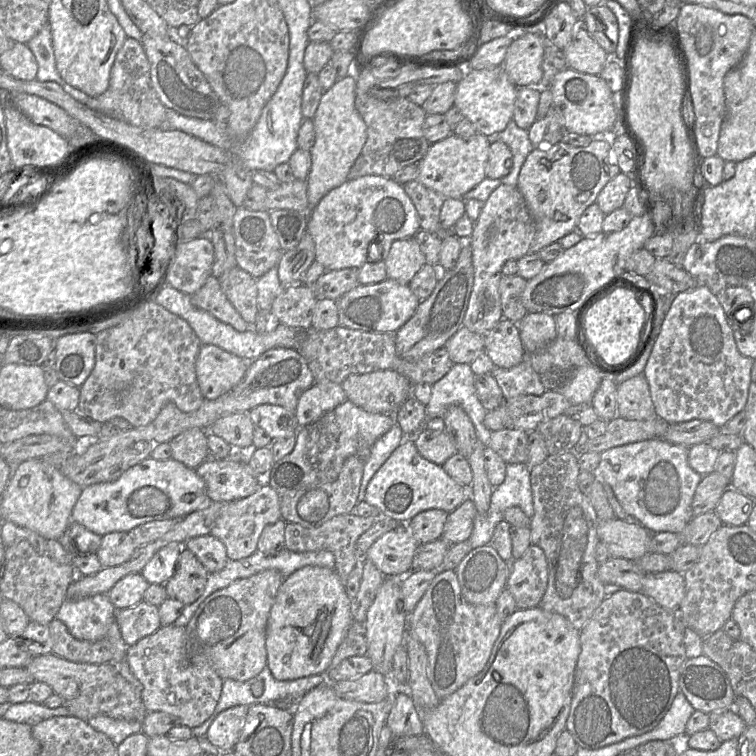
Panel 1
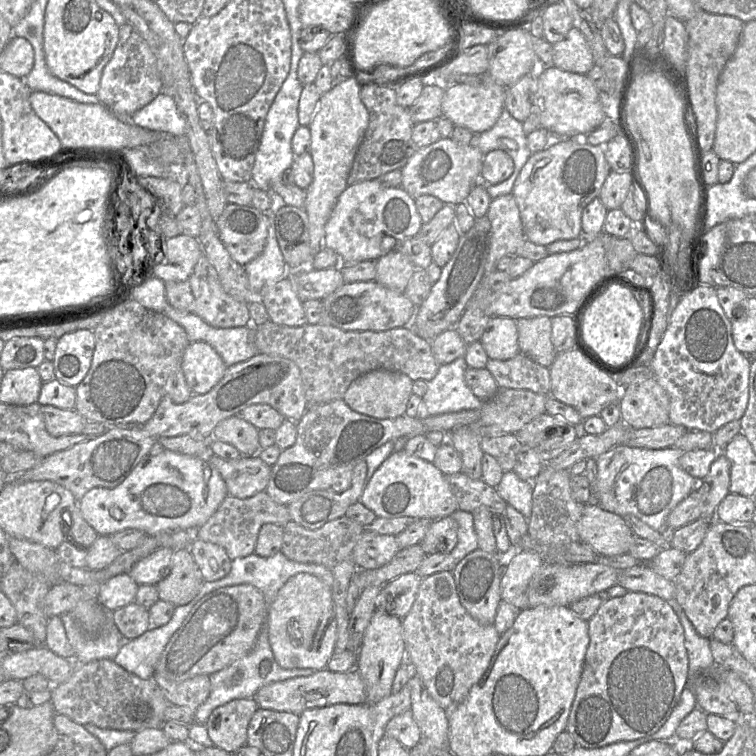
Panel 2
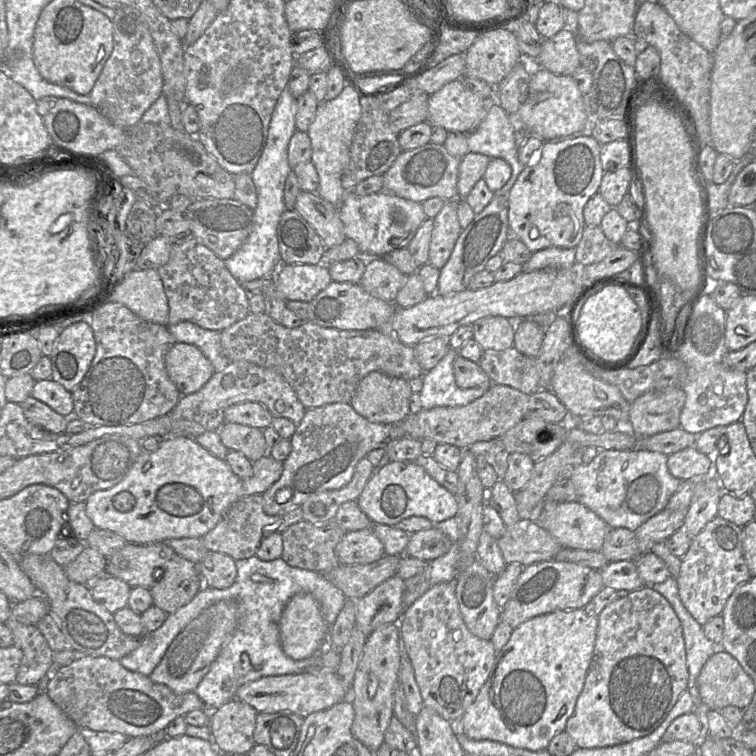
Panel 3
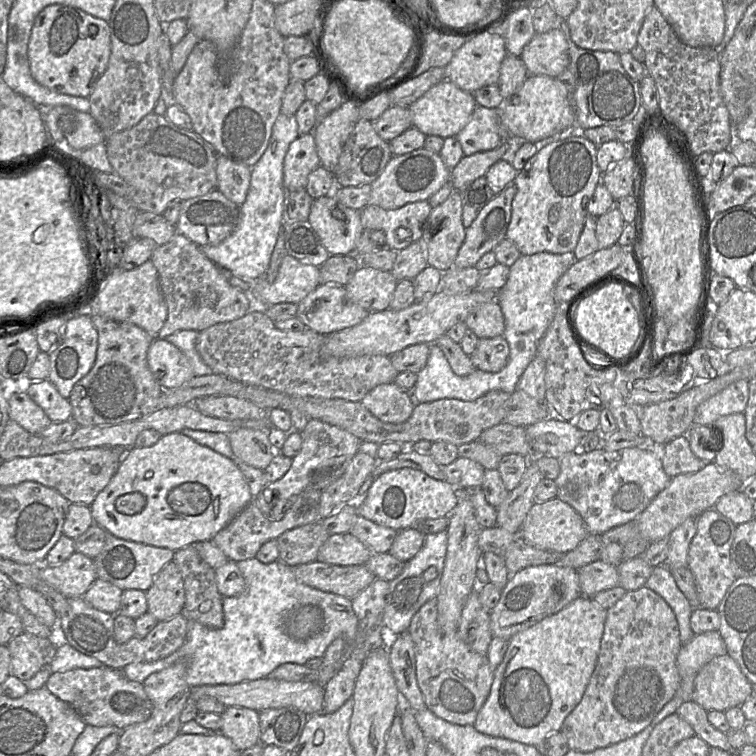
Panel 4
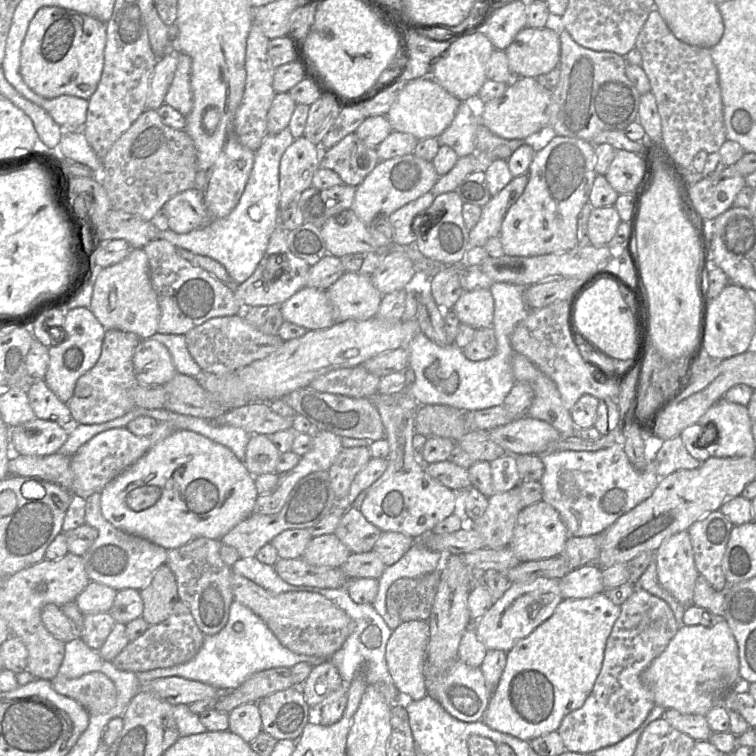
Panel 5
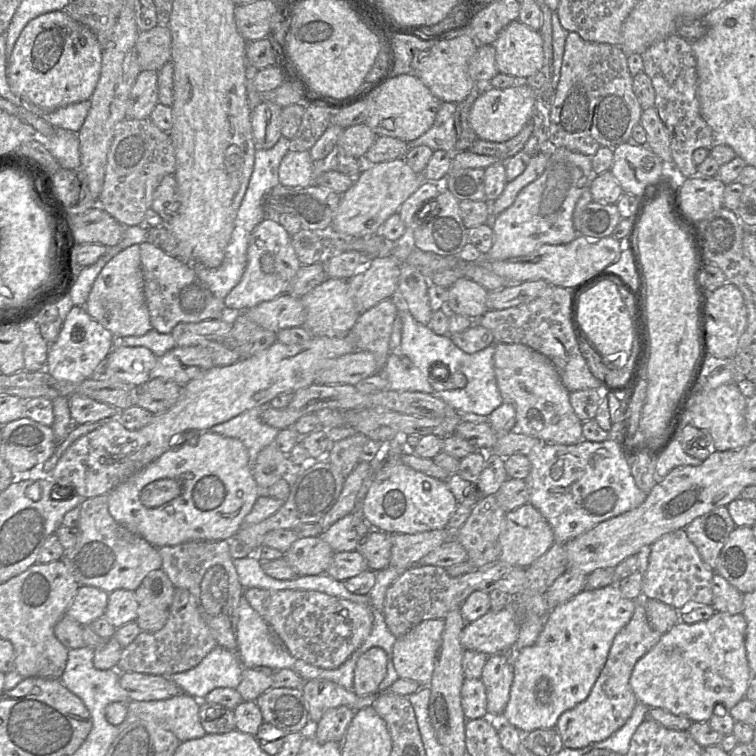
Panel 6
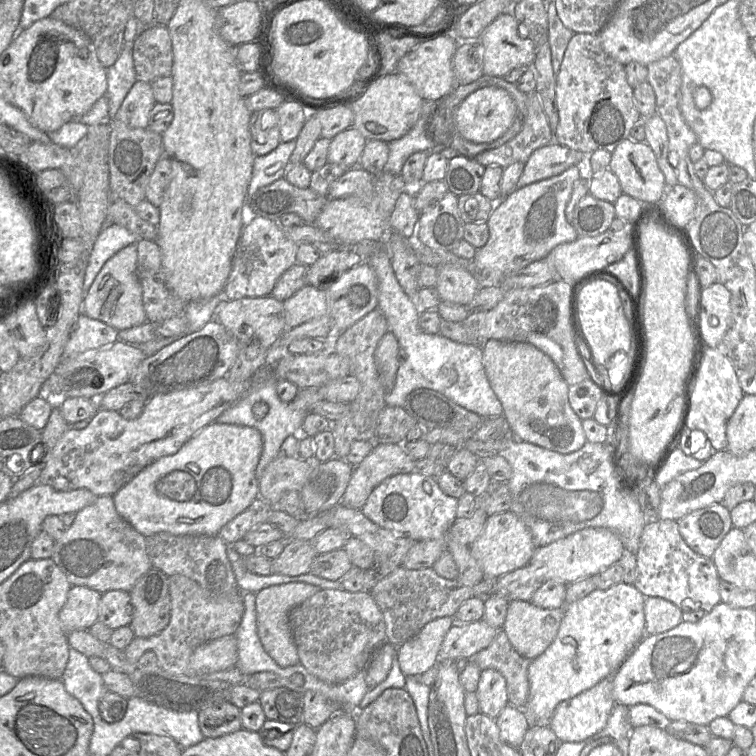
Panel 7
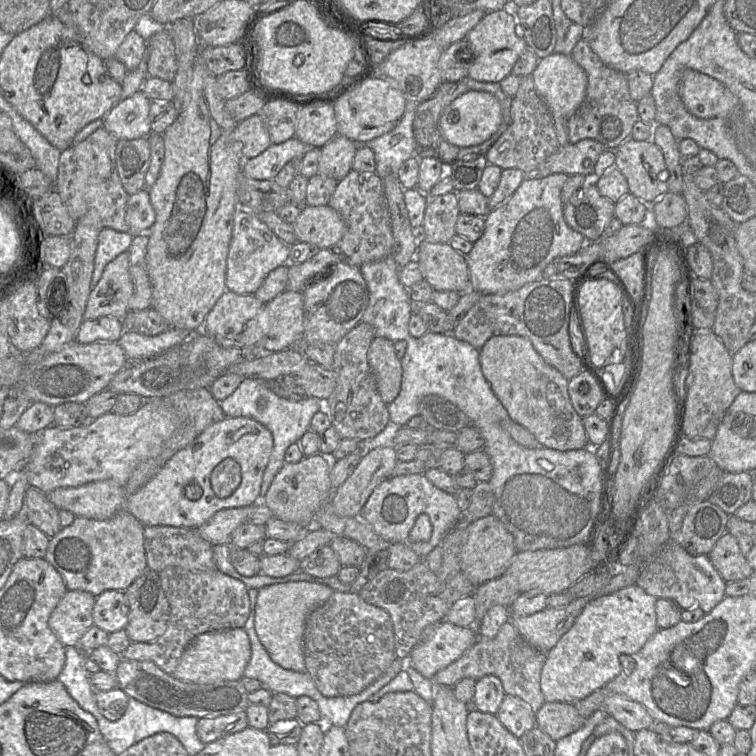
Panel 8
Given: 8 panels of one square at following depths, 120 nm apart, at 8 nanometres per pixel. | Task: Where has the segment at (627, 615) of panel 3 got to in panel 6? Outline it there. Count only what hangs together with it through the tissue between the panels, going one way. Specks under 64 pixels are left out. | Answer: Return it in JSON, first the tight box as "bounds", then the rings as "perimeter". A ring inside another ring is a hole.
{"bounds":[555,598,662,749],"perimeter":[[[643,598],[635,600],[635,609],[630,621],[615,635],[607,660],[587,698],[564,711],[558,718],[555,729],[563,746],[572,749],[607,739],[629,719],[638,700],[630,686],[630,676],[635,663],[661,638],[662,634],[651,628],[643,605]]]}

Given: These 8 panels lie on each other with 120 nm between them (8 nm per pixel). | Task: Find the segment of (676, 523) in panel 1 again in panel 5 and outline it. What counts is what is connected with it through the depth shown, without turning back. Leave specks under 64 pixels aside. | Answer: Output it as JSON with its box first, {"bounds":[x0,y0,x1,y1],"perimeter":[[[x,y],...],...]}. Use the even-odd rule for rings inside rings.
{"bounds":[539,441,660,537],"perimeter":[[[622,441],[598,451],[557,451],[539,456],[544,464],[540,479],[543,488],[542,501],[550,504],[560,515],[570,537],[587,537],[600,534],[618,518],[648,499],[658,486],[660,477],[654,470],[654,461],[643,471],[635,469],[629,462]]]}

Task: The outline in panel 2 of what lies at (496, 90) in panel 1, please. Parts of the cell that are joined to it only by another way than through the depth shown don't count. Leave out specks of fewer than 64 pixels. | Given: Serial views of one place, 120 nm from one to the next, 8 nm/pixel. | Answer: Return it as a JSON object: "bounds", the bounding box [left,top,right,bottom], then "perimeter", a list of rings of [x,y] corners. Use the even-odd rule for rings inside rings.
{"bounds":[442,76,506,134],"perimeter":[[[484,76],[479,85],[457,84],[445,89],[442,99],[442,116],[455,126],[462,126],[474,134],[481,134],[492,128],[505,108],[506,87]]]}

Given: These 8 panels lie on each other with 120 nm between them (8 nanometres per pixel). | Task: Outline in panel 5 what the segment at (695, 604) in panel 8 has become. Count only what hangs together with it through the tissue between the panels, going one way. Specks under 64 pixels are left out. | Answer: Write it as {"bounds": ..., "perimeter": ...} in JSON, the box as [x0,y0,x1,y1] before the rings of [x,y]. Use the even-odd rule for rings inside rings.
{"bounds":[655,531,699,607],"perimeter":[[[688,531],[666,539],[655,551],[655,560],[660,585],[684,607],[693,605],[694,586],[699,573]]]}

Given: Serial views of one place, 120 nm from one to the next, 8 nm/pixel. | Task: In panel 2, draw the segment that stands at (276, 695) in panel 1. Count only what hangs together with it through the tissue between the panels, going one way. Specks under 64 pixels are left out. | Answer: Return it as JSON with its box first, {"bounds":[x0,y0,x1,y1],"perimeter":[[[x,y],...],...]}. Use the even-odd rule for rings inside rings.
{"bounds":[194,623,315,725],"perimeter":[[[265,623],[257,637],[252,650],[230,666],[209,675],[211,687],[207,700],[195,712],[194,723],[205,725],[214,709],[232,700],[253,698],[263,686],[290,678],[310,676],[315,671],[310,668],[283,669],[276,662],[268,638],[268,625]]]}

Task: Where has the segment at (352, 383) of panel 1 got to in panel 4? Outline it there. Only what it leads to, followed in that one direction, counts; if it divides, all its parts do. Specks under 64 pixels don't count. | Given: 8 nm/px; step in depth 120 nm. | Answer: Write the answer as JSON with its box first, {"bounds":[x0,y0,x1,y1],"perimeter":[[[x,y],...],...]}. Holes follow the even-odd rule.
{"bounds":[361,382,414,424],"perimeter":[[[393,382],[376,386],[361,403],[379,420],[393,424],[405,422],[414,410],[406,390]]]}

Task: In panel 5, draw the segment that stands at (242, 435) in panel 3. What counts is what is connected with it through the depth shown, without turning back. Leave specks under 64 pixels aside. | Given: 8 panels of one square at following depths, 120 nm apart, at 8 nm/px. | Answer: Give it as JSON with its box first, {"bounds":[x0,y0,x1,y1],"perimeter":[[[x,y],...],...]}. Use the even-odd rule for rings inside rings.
{"bounds":[244,434,280,477],"perimeter":[[[251,434],[246,447],[244,464],[254,477],[275,473],[280,454],[269,436]]]}

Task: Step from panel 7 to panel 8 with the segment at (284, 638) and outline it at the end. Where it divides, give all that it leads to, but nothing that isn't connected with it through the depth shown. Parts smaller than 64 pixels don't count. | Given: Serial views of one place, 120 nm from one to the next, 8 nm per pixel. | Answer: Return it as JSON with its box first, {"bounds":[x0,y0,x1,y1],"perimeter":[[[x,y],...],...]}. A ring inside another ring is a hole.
{"bounds":[255,581,333,671],"perimeter":[[[306,581],[270,584],[258,590],[255,602],[255,632],[275,664],[286,670],[306,671],[303,649],[306,619],[312,611],[323,605],[333,592],[327,585]]]}

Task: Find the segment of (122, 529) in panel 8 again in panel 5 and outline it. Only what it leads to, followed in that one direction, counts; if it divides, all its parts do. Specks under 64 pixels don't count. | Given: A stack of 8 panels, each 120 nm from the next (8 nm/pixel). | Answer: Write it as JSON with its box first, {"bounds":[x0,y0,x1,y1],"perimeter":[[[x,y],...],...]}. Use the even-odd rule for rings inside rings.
{"bounds":[82,492,168,591],"perimeter":[[[99,492],[86,498],[85,523],[98,531],[94,543],[82,556],[86,573],[90,581],[105,584],[115,590],[133,588],[140,591],[154,572],[167,563],[168,550],[144,537],[132,535],[113,526],[103,516],[100,501]]]}

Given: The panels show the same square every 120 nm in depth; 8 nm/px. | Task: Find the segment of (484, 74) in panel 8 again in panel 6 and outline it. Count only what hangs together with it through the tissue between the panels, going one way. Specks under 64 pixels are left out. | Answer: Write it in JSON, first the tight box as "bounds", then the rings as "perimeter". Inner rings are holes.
{"bounds":[492,20,543,81],"perimeter":[[[514,20],[505,26],[492,45],[496,51],[496,65],[499,73],[514,76],[520,81],[526,80],[543,67],[543,39],[540,32],[519,20]]]}

